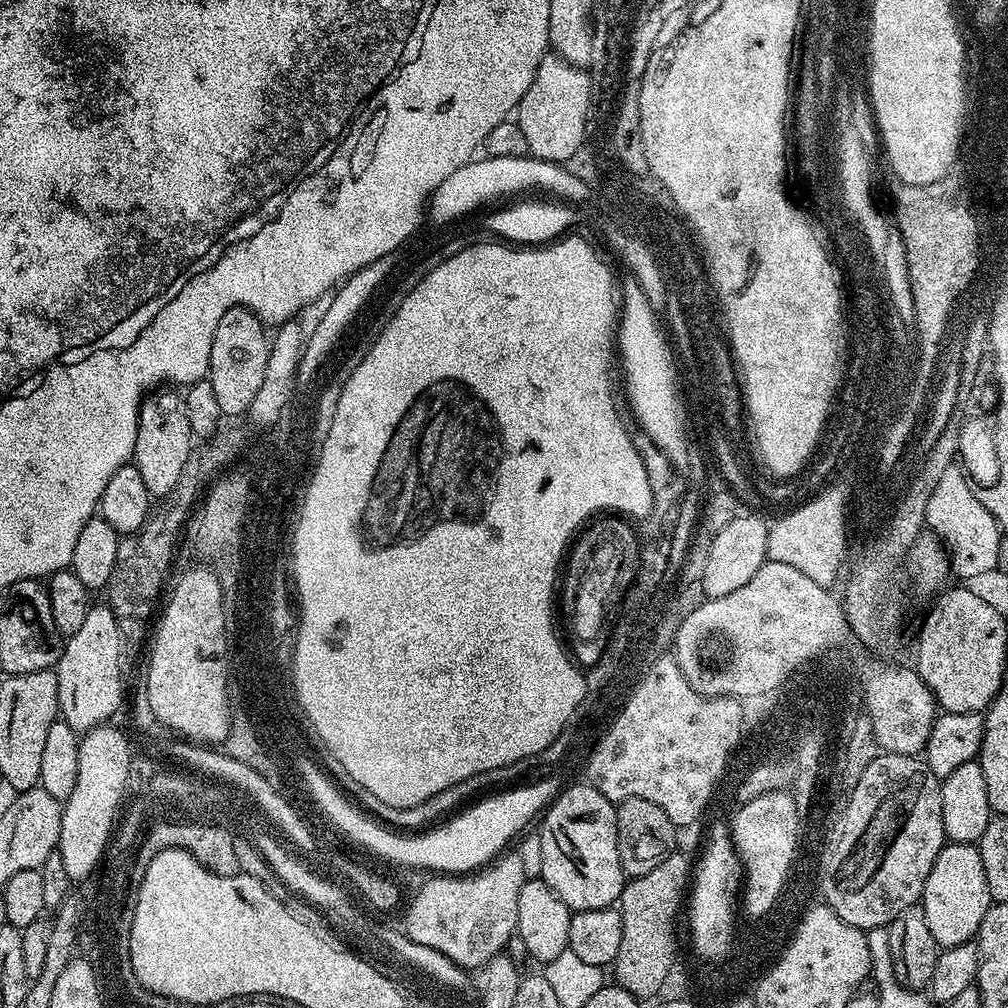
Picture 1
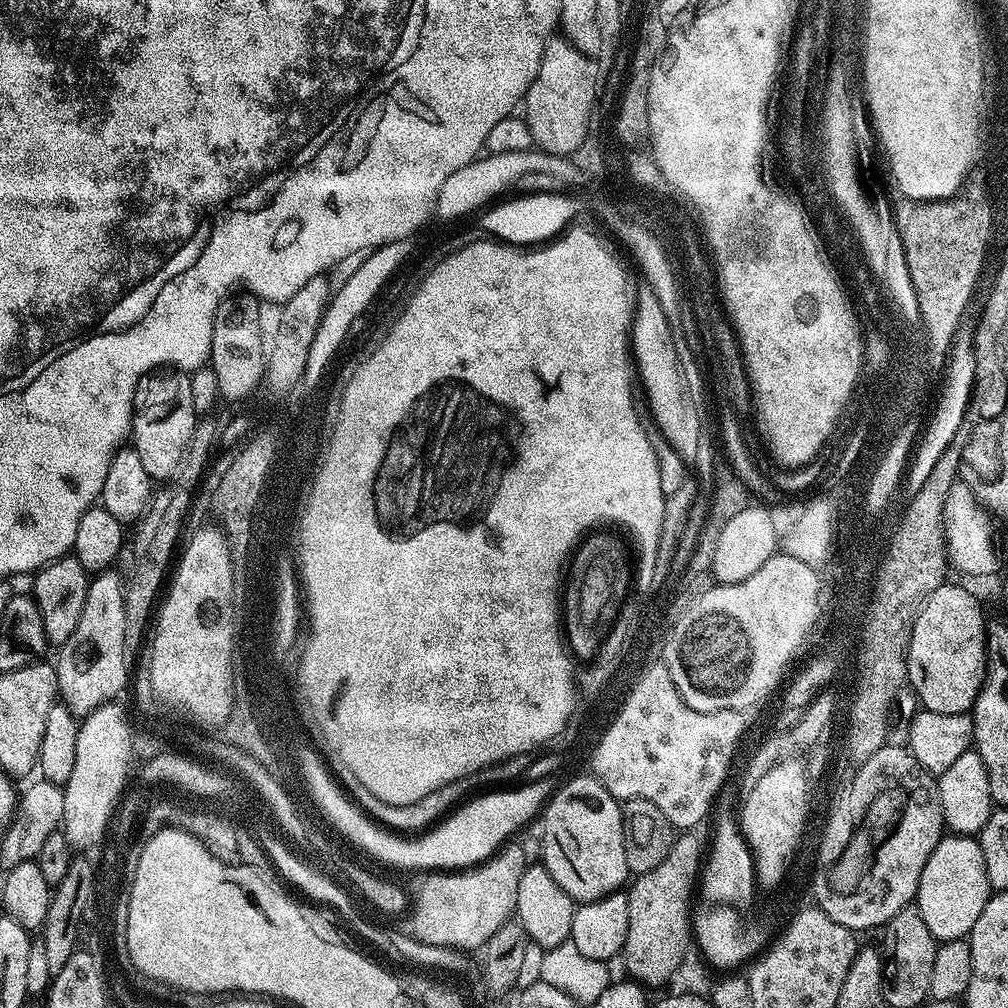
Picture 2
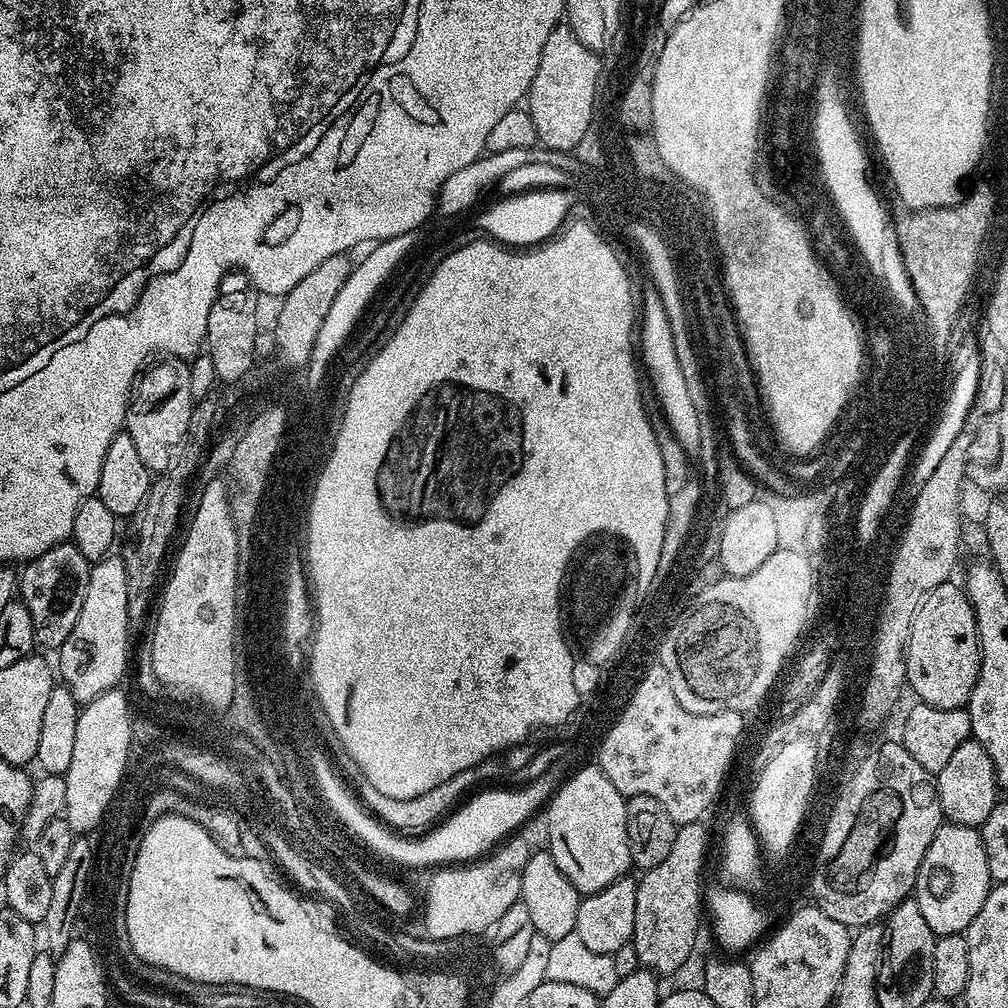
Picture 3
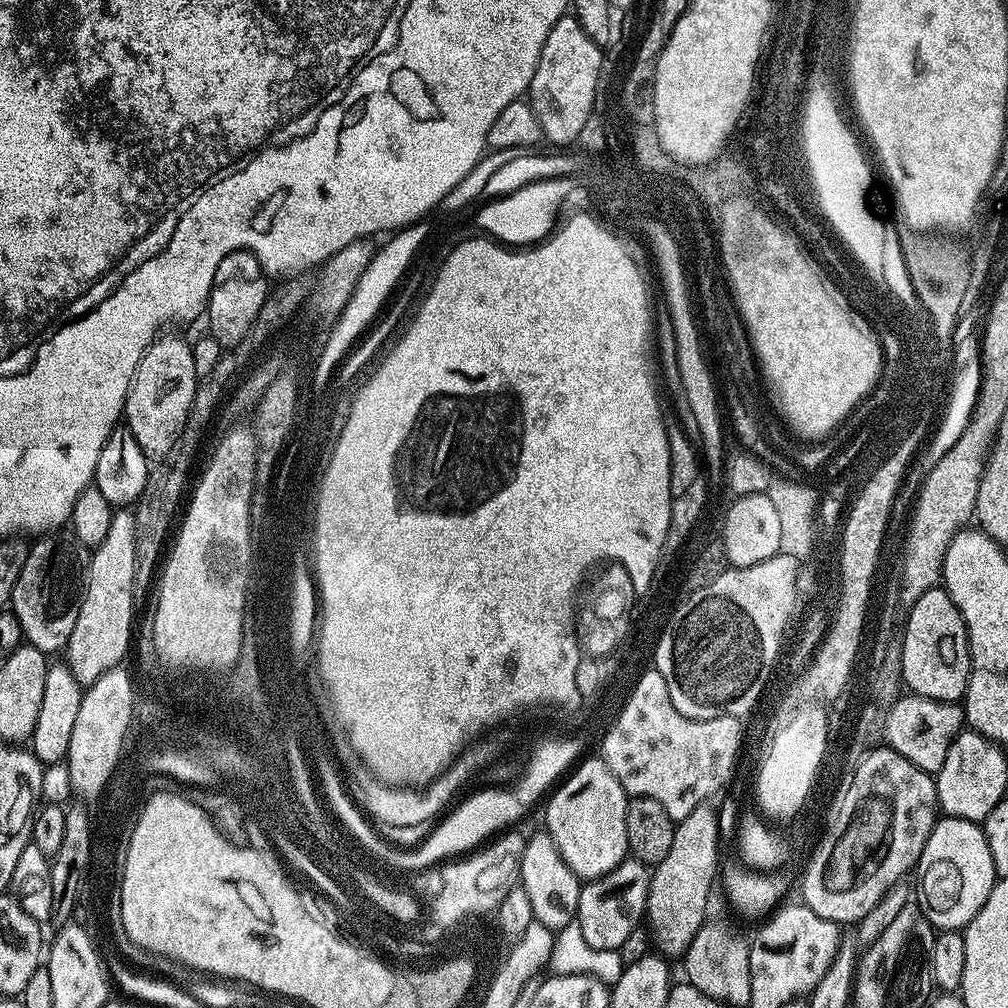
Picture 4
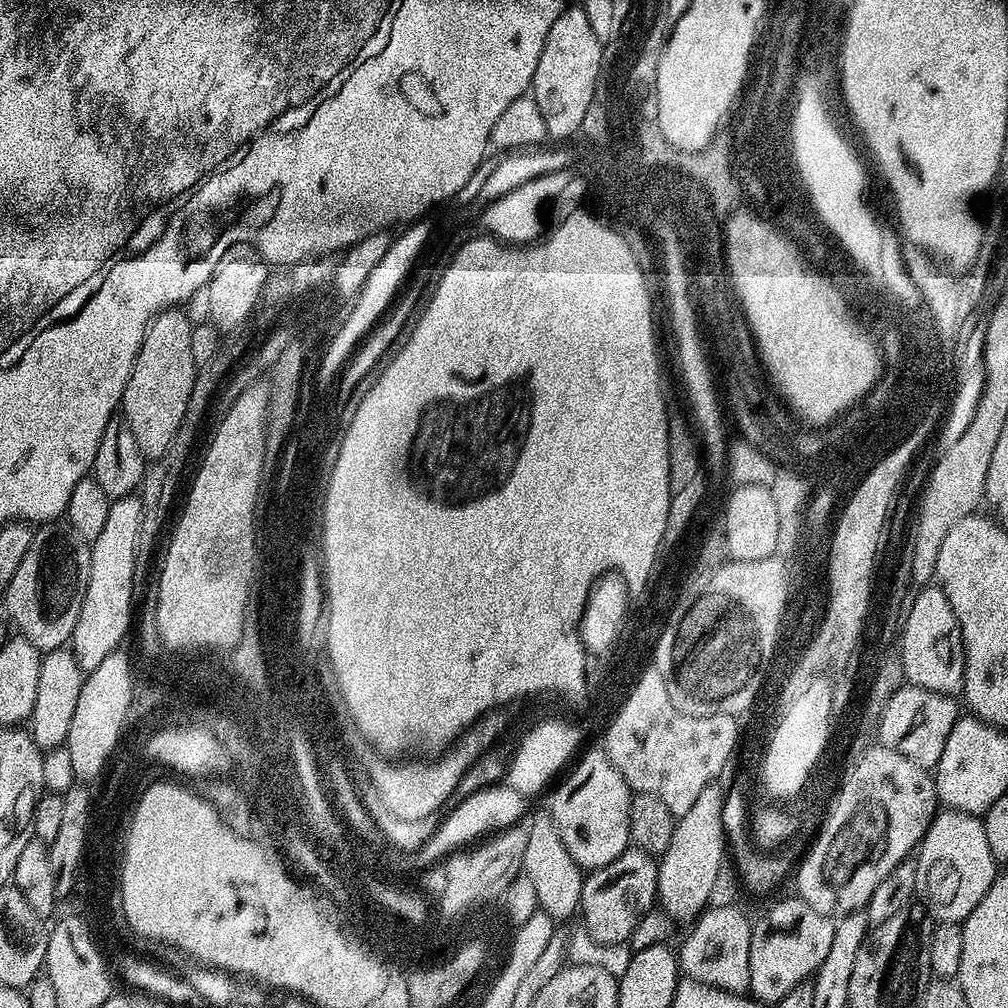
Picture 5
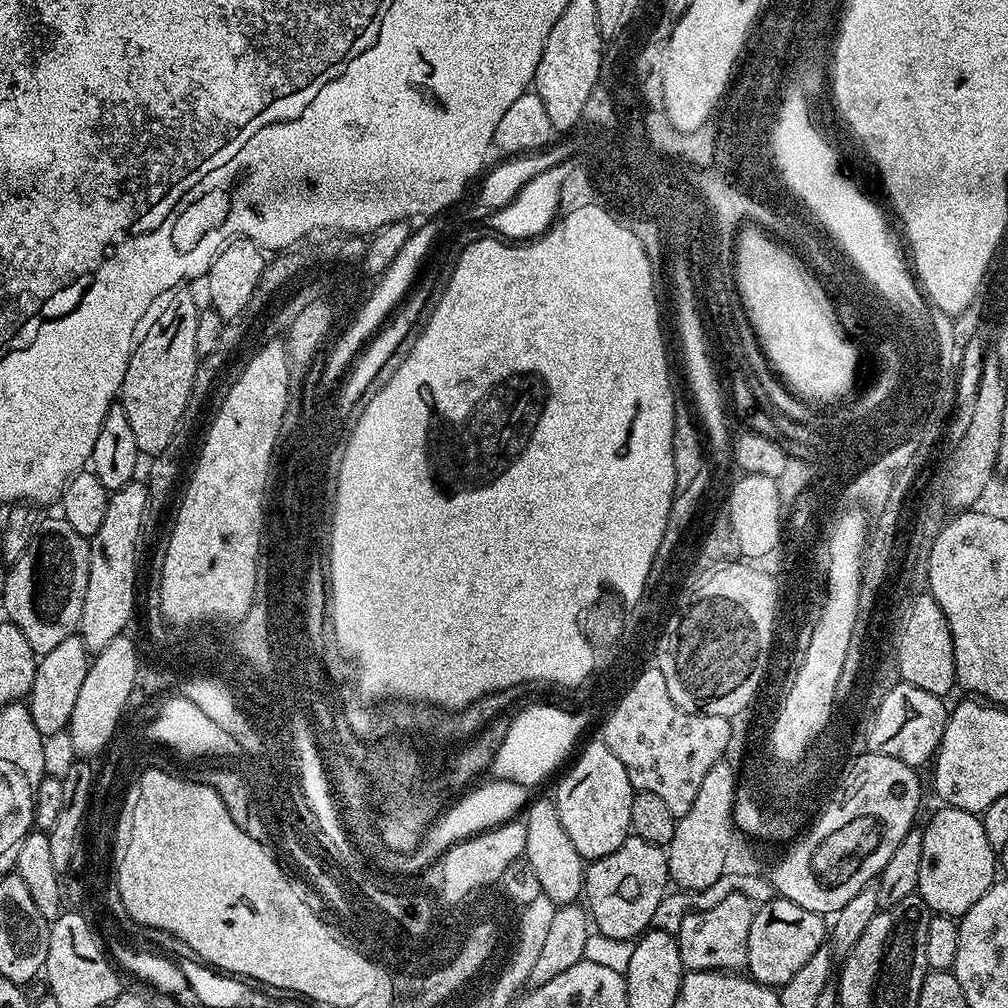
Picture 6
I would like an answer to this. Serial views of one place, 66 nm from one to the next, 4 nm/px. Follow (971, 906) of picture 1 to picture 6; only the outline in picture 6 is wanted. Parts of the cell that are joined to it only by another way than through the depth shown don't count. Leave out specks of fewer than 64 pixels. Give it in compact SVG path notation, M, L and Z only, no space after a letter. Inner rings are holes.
M940 806L940 809L923 825L922 838L922 870L918 870L918 894L926 902L933 913L941 916L959 918L967 914L970 906L990 890L990 886L998 879L998 852L986 842L984 821L977 813Z

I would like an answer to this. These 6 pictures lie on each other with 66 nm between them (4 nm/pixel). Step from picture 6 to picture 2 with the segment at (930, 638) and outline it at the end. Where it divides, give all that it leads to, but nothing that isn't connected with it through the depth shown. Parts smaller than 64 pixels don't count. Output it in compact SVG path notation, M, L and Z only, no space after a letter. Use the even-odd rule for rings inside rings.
M945 582L930 594L926 606L914 622L914 634L910 634L908 647L908 678L916 696L920 699L919 707L934 714L968 714L976 704L978 694L984 685L988 671L988 628L984 624L984 608L980 600L968 588L960 584Z

